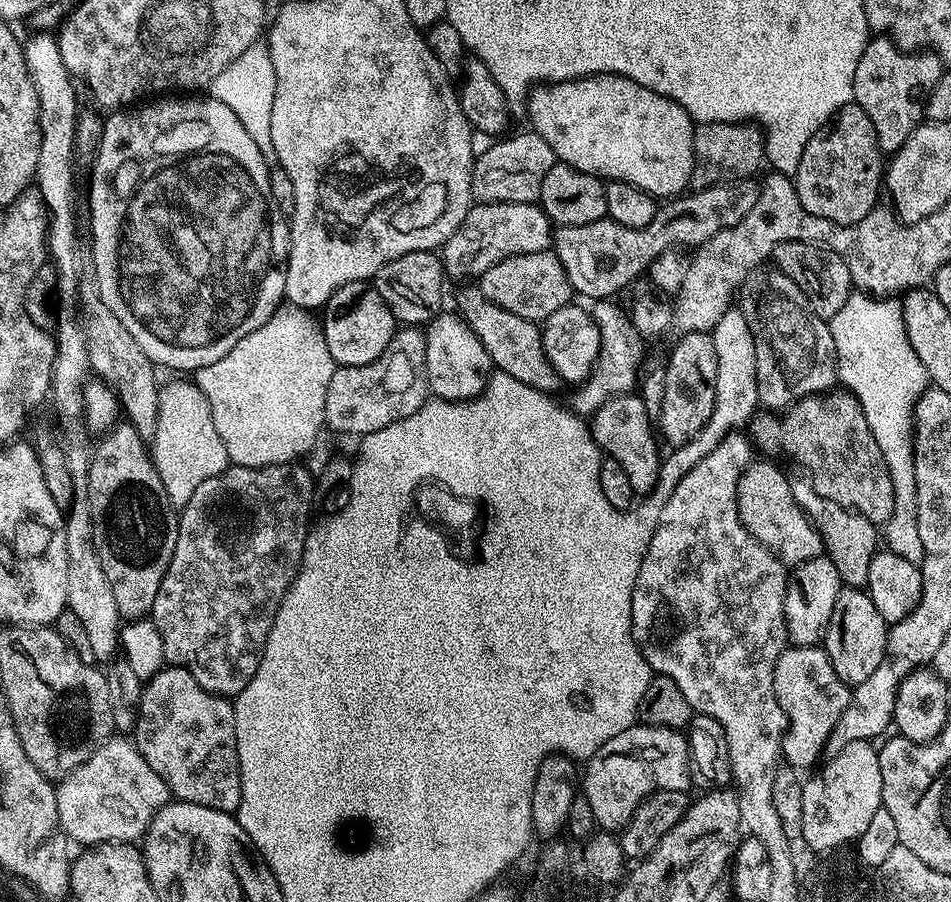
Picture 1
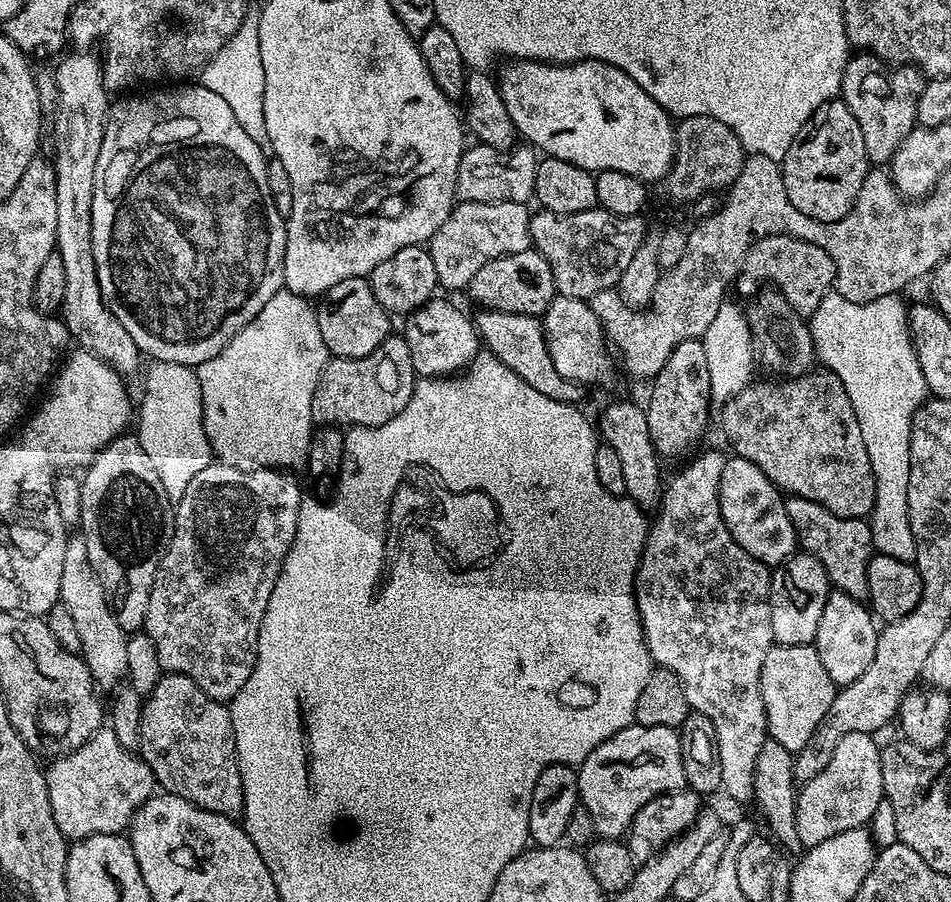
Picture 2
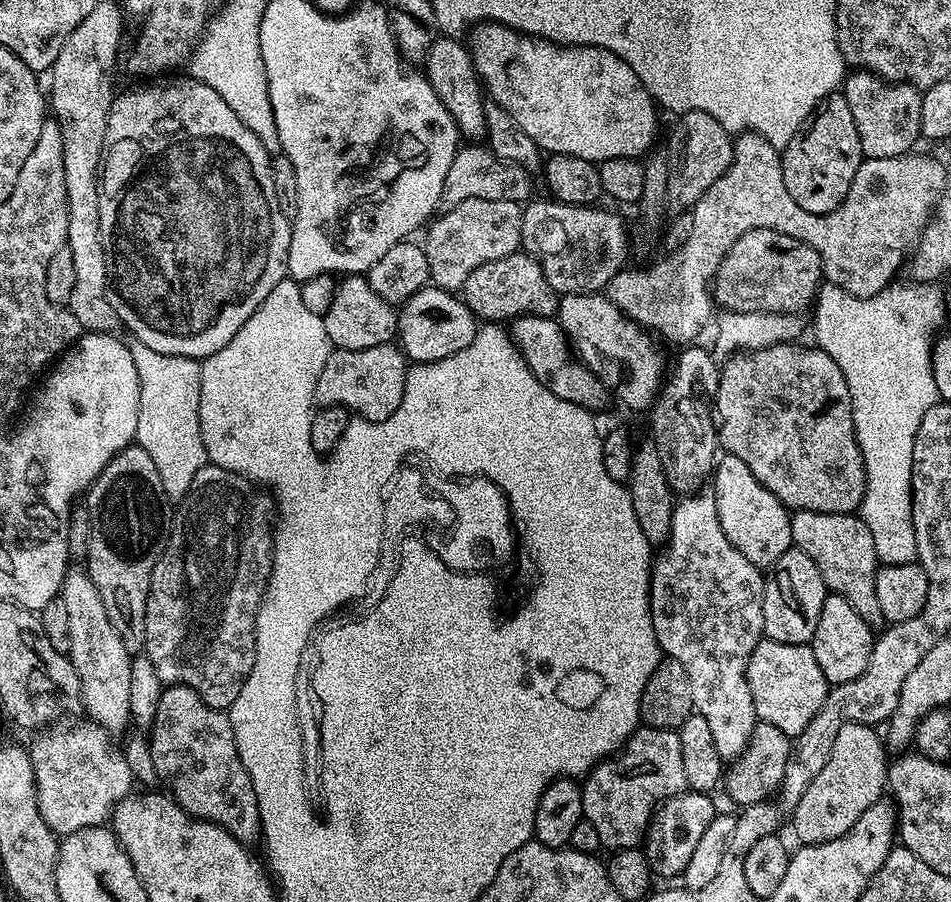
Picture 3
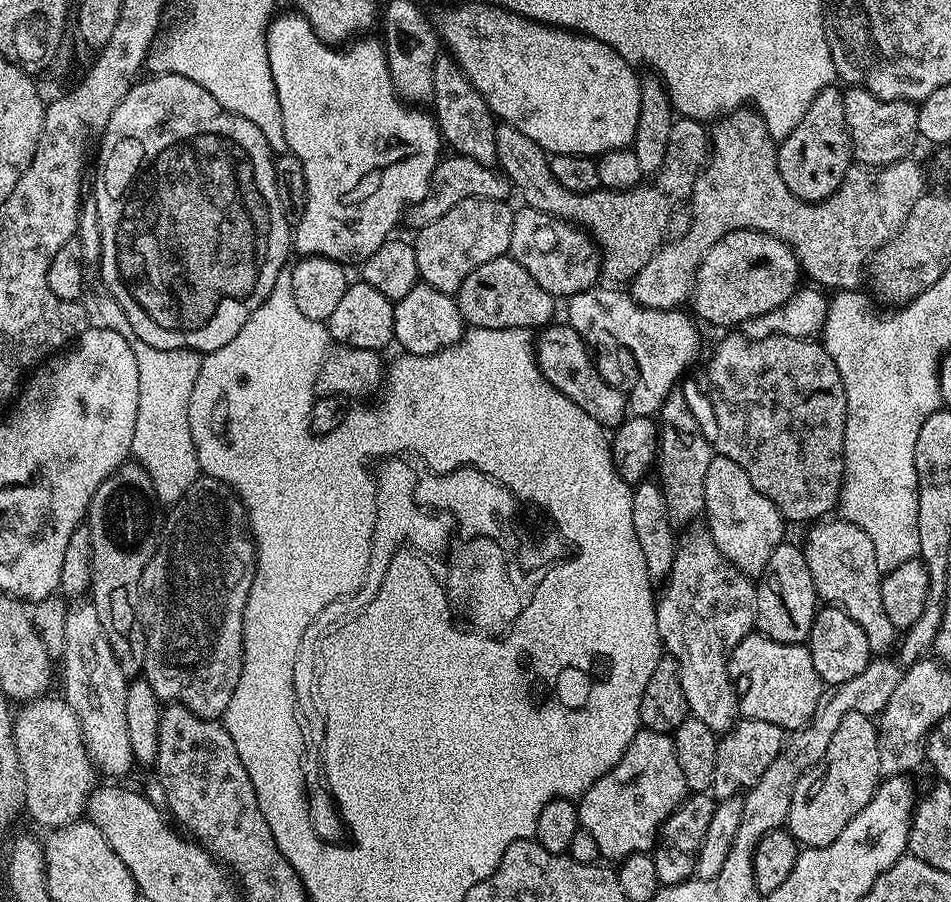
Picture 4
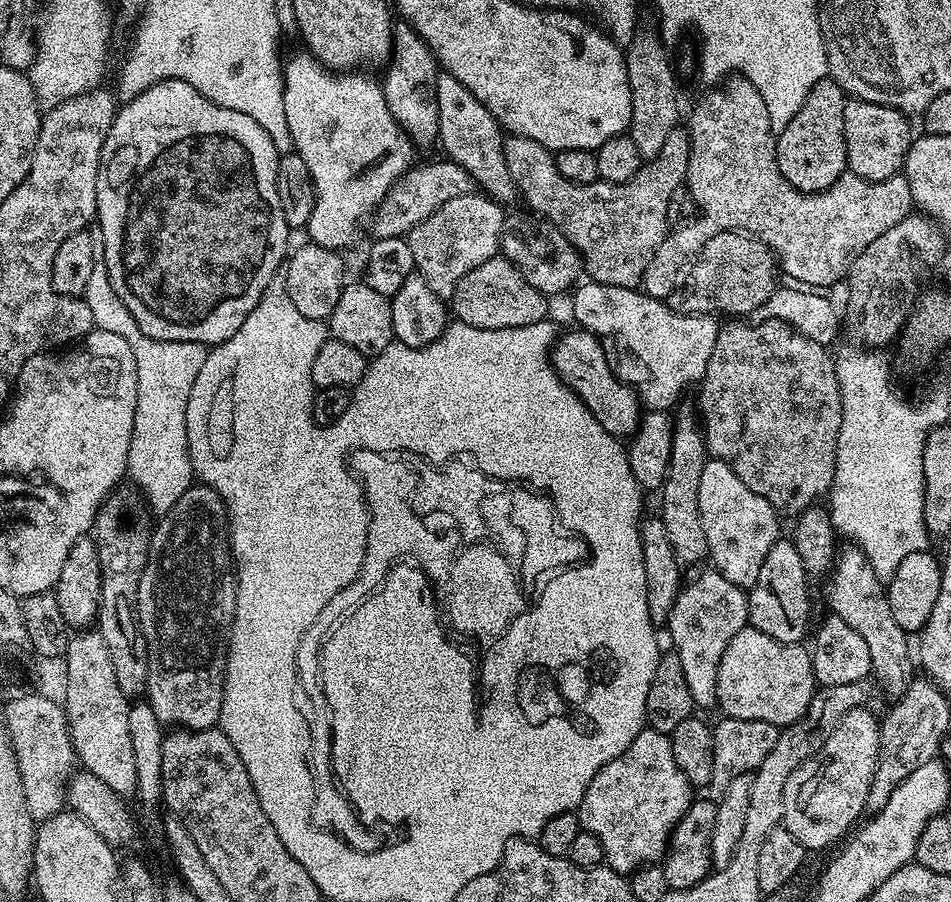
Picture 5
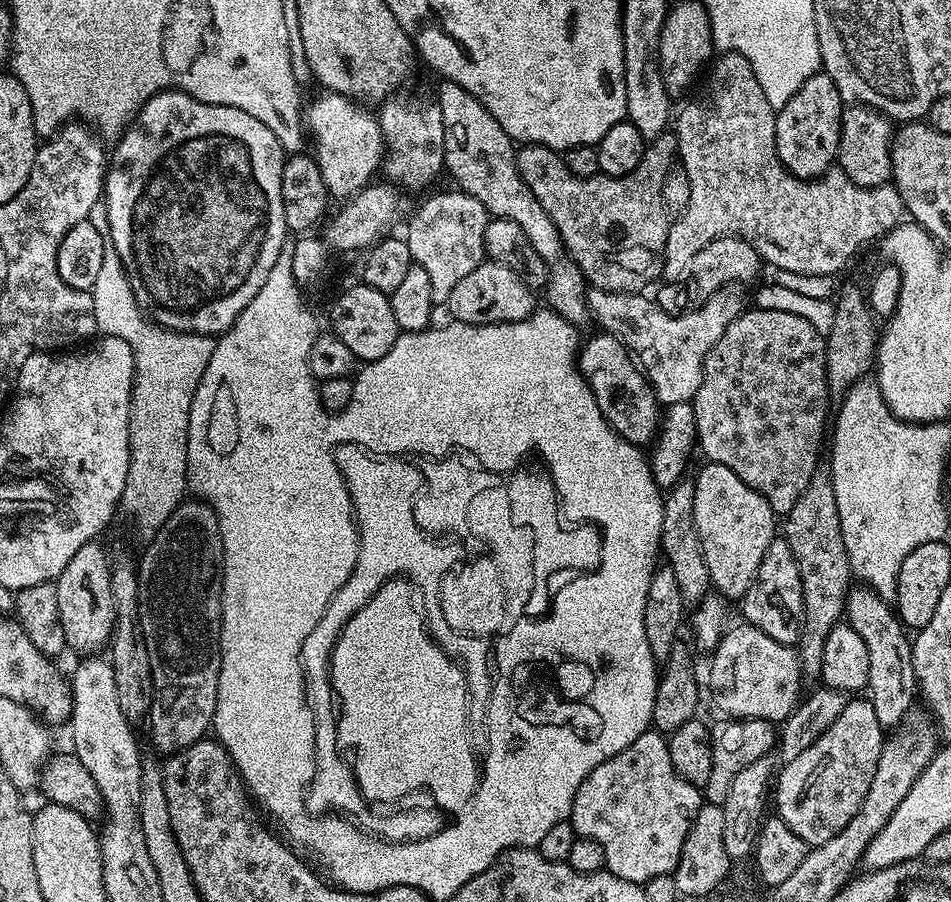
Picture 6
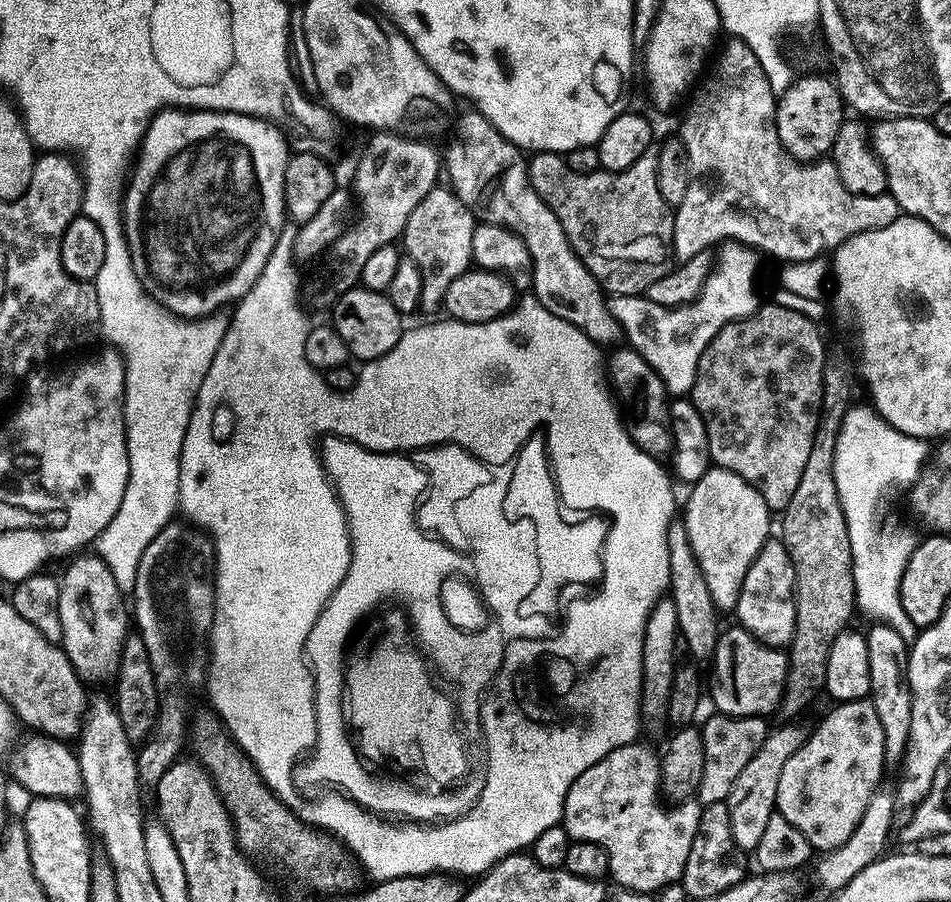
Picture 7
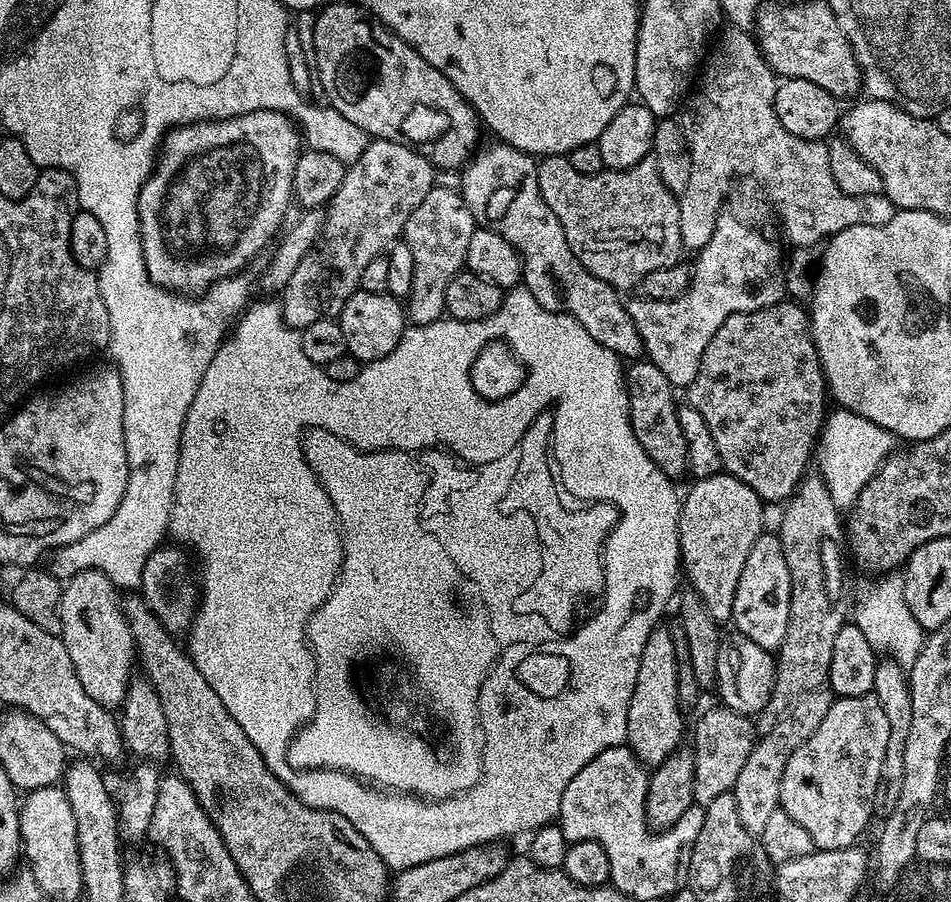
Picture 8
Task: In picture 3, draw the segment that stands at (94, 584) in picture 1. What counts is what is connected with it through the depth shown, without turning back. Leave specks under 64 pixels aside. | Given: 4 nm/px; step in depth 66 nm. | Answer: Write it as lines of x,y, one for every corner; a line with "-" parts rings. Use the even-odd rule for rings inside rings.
69,571
64,578
64,587
60,590
67,605
67,617
70,618
70,650
67,657
80,679
80,702
83,711
88,711
87,719
103,728
109,734
127,733
130,728
130,666
132,656
122,646
122,640
110,626
106,618
106,606
102,606
102,594
88,577
87,571

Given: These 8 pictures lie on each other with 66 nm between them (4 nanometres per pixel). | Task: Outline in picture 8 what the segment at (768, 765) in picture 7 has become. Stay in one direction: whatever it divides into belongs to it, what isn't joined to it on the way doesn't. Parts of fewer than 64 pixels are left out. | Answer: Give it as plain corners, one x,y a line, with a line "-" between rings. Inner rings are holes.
827,687
815,688
810,694
804,694
794,706
784,713
784,719
770,730
770,734
760,736
756,748
750,750
750,758
746,758
746,766
738,773
738,782
732,788
732,797
738,802
738,814
742,818
742,826
759,838
762,830
766,830
766,821
772,817
774,810
781,808
780,791
782,790
782,774
786,774
786,762
790,762
790,754
798,750
818,730
822,718
830,711
834,696

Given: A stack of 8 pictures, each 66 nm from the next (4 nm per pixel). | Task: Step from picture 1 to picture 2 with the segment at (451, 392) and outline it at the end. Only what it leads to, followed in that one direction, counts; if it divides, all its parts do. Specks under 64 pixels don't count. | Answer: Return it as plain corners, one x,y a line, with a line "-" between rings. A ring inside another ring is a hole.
440,299
427,300
421,308
407,313
405,320
408,321
402,329
403,338
410,346
414,370
420,378
442,378
459,373
472,363
482,348
473,317
468,317
458,305

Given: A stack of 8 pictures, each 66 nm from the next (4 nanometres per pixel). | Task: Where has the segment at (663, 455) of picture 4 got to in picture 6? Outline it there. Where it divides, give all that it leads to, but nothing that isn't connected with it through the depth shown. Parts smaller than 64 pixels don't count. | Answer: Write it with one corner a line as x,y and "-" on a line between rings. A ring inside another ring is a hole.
691,479
679,480
673,488
667,489
662,506
660,552
674,570
674,579
678,581
678,590
682,590
685,602
703,600
712,588
710,570
706,570
706,558
702,558
702,542
698,542
698,526
694,526
695,489
695,483

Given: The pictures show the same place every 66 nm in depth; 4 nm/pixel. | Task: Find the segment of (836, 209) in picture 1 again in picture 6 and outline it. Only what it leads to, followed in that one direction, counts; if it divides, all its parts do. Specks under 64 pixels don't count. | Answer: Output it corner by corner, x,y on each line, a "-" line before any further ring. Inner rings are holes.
821,70
815,72
776,112
776,149
782,166
800,180
817,180
837,163
840,151
840,127
845,102
834,86
834,78

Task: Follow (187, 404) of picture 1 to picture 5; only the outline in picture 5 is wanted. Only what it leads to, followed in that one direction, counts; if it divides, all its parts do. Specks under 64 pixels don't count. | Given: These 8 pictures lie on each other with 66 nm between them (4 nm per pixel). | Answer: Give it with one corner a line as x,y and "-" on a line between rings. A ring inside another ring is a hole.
102,266
97,267
95,276
90,278
90,282
86,282
82,299
86,302
86,306
90,306
92,323
96,328
106,330
110,334
118,334
118,338
126,338
126,342
130,342
130,350
134,350
134,362
138,370
138,398
134,410
134,430
128,451
127,475
130,480
132,476
131,483
140,489
153,513
169,512
174,502
178,502
178,498
182,498
182,494
186,494
186,490
194,483
186,438
186,402
190,402
190,390
194,386
194,378
198,378
198,370
202,370
202,362
206,362
209,349
198,342
151,340
146,334
142,334
138,322
134,322
130,310
126,310
122,298
114,294
108,271

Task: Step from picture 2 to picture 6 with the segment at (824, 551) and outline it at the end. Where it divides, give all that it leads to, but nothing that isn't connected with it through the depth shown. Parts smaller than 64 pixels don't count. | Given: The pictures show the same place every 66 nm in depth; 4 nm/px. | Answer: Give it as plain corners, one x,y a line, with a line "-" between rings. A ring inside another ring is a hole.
852,586
848,590
848,599
844,601
844,616
847,624
862,638
870,654
870,678
866,689
866,698
874,706
874,715
880,719
880,724
885,730
891,730
913,711
915,700
918,700
914,662
912,661
912,640
899,616
896,615
893,605
867,586

